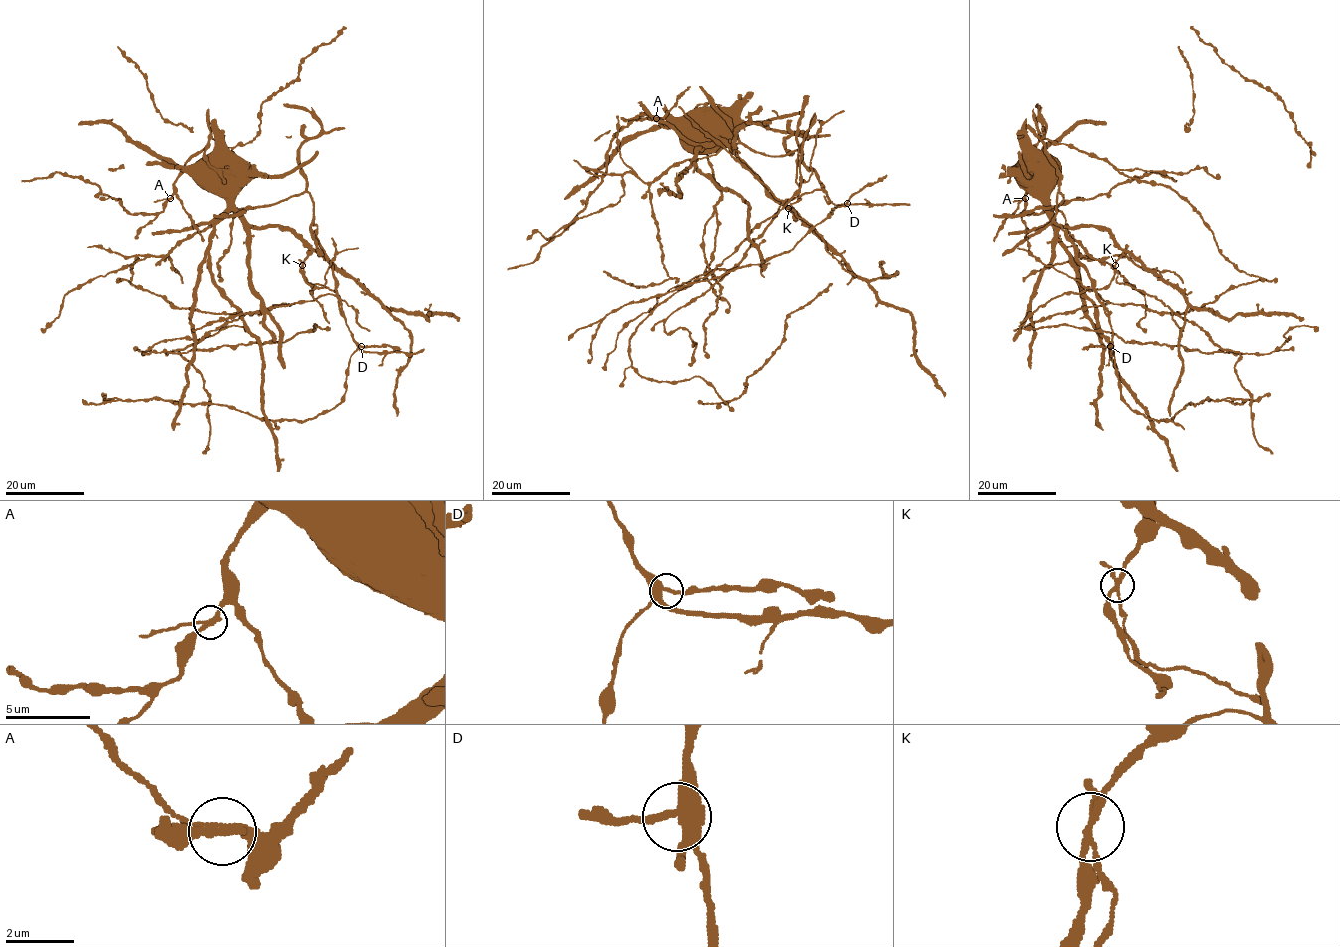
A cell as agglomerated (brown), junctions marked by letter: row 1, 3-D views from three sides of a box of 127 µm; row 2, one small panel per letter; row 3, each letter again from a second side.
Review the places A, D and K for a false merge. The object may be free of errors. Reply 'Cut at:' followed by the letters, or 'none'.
Cut at: K

